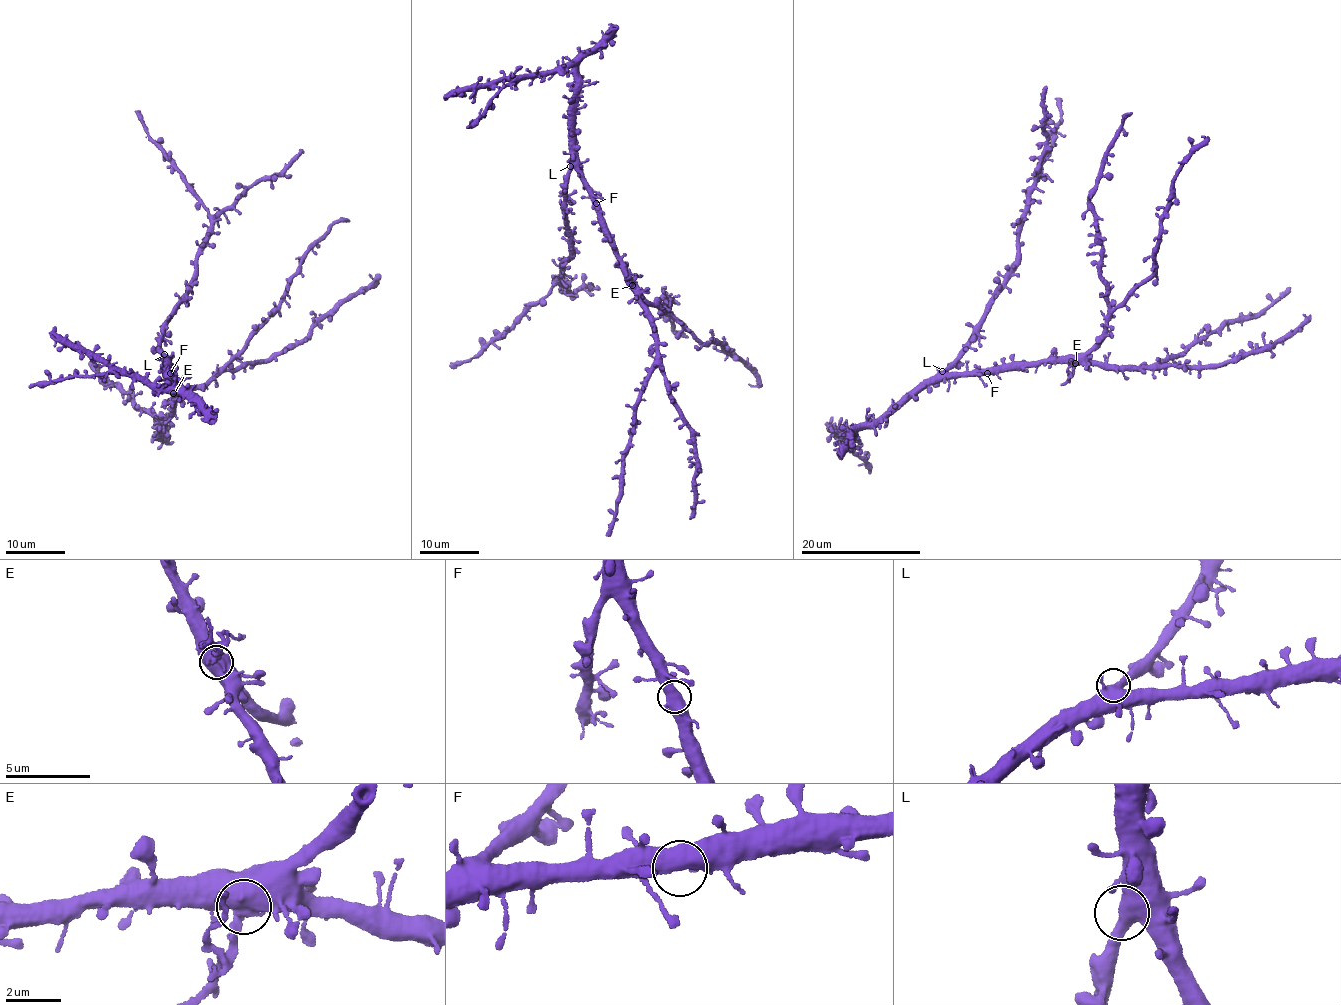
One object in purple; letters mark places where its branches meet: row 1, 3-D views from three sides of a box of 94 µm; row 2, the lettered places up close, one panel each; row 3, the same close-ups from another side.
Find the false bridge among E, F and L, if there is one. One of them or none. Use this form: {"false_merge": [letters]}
{"false_merge": ["E"]}

